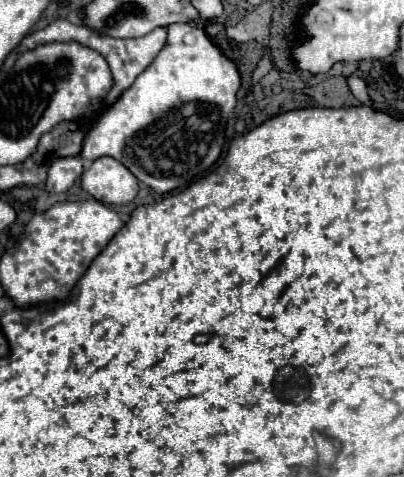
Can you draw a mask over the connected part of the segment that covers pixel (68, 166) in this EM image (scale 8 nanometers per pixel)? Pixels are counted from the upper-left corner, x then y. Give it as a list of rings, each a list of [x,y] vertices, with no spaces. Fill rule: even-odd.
[[[79,156],[71,158],[59,158],[49,166],[45,190],[47,192],[65,192],[73,186],[73,182],[81,176],[83,164]]]

